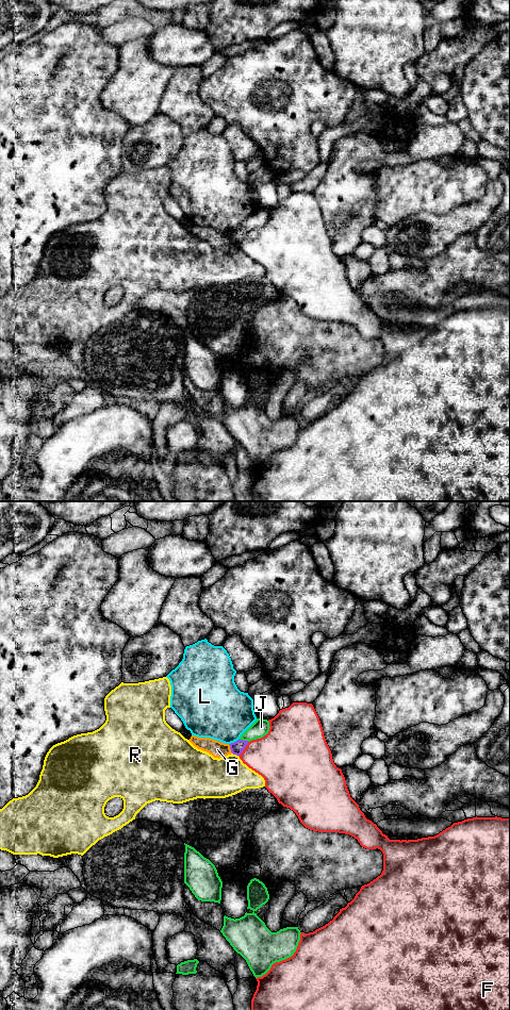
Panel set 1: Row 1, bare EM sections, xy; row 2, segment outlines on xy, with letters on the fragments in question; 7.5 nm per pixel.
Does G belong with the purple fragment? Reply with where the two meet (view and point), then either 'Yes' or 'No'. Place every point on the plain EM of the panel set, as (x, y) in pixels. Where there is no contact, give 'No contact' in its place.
Touches purple at xy (230, 237). No

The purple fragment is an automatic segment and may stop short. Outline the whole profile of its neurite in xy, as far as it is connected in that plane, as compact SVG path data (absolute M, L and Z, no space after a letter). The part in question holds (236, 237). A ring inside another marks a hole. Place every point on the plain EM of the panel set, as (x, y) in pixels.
M237 229L236 231L231 232L229 234L230 234L231 242L233 244L240 245L245 238L245 236L247 235L247 233L248 230Z

